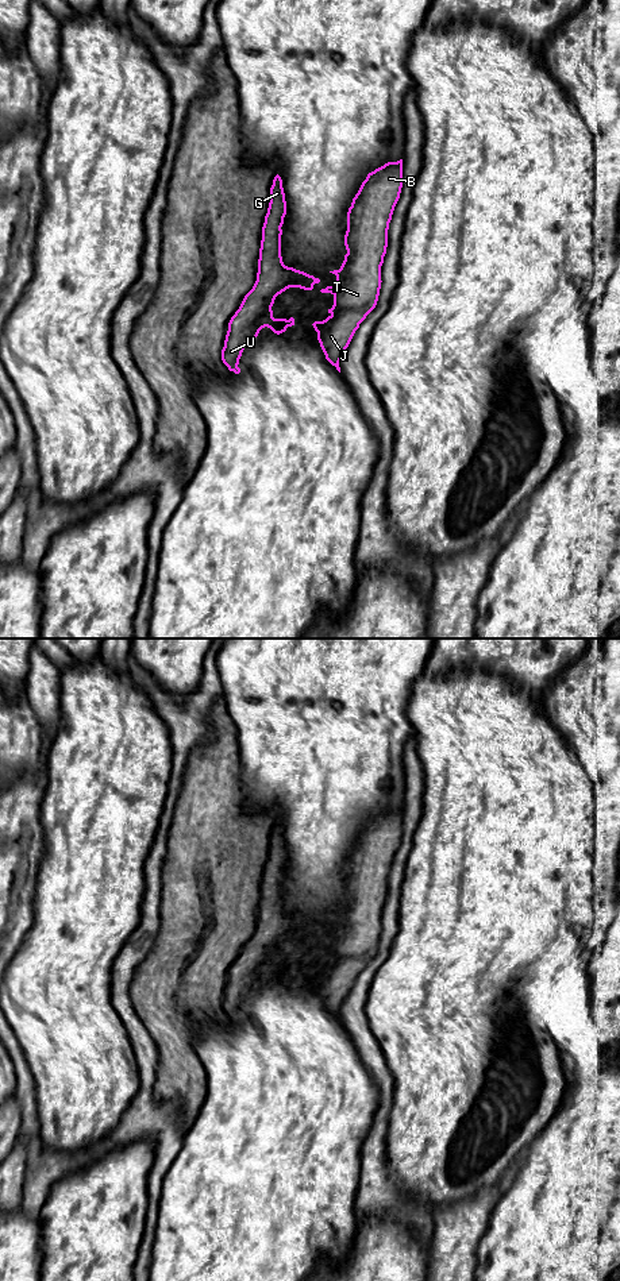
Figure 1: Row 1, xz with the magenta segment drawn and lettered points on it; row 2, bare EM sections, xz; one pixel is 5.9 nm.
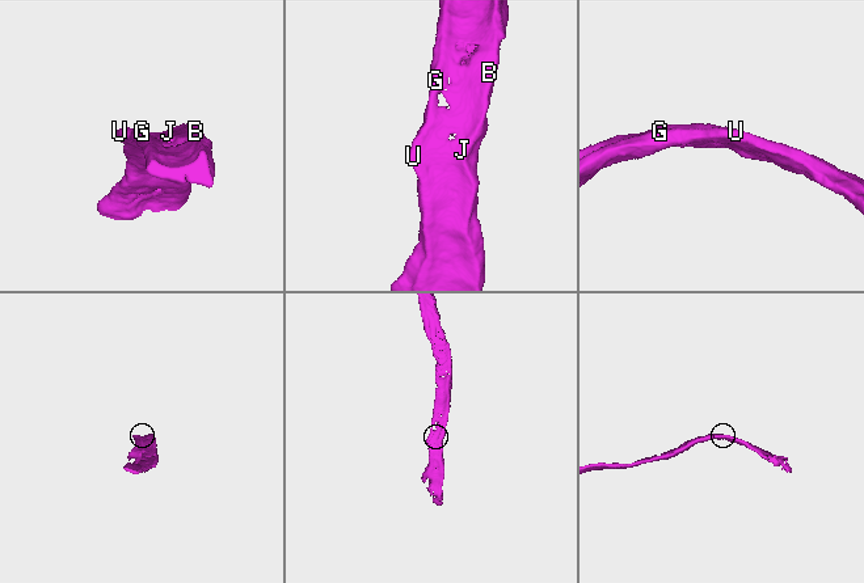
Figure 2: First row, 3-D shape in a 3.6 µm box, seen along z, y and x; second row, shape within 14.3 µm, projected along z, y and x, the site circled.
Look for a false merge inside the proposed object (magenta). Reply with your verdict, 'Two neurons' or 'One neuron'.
One neuron

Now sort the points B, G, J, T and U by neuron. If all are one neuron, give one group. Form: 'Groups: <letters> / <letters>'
Groups: B G J T U

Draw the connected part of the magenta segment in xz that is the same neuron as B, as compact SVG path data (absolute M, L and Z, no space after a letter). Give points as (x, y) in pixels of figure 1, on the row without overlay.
M403 807L388 810L369 821L347 860L347 879L344 894L347 902L339 918L330 919L336 923L334 934L321 937L321 941L334 944L330 964L312 973L326 1007L340 1020L339 1010L348 995L355 979L366 964L376 956L381 937L381 914L388 895L388 877L394 854L403 836Z

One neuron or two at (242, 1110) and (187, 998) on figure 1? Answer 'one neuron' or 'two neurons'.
two neurons

